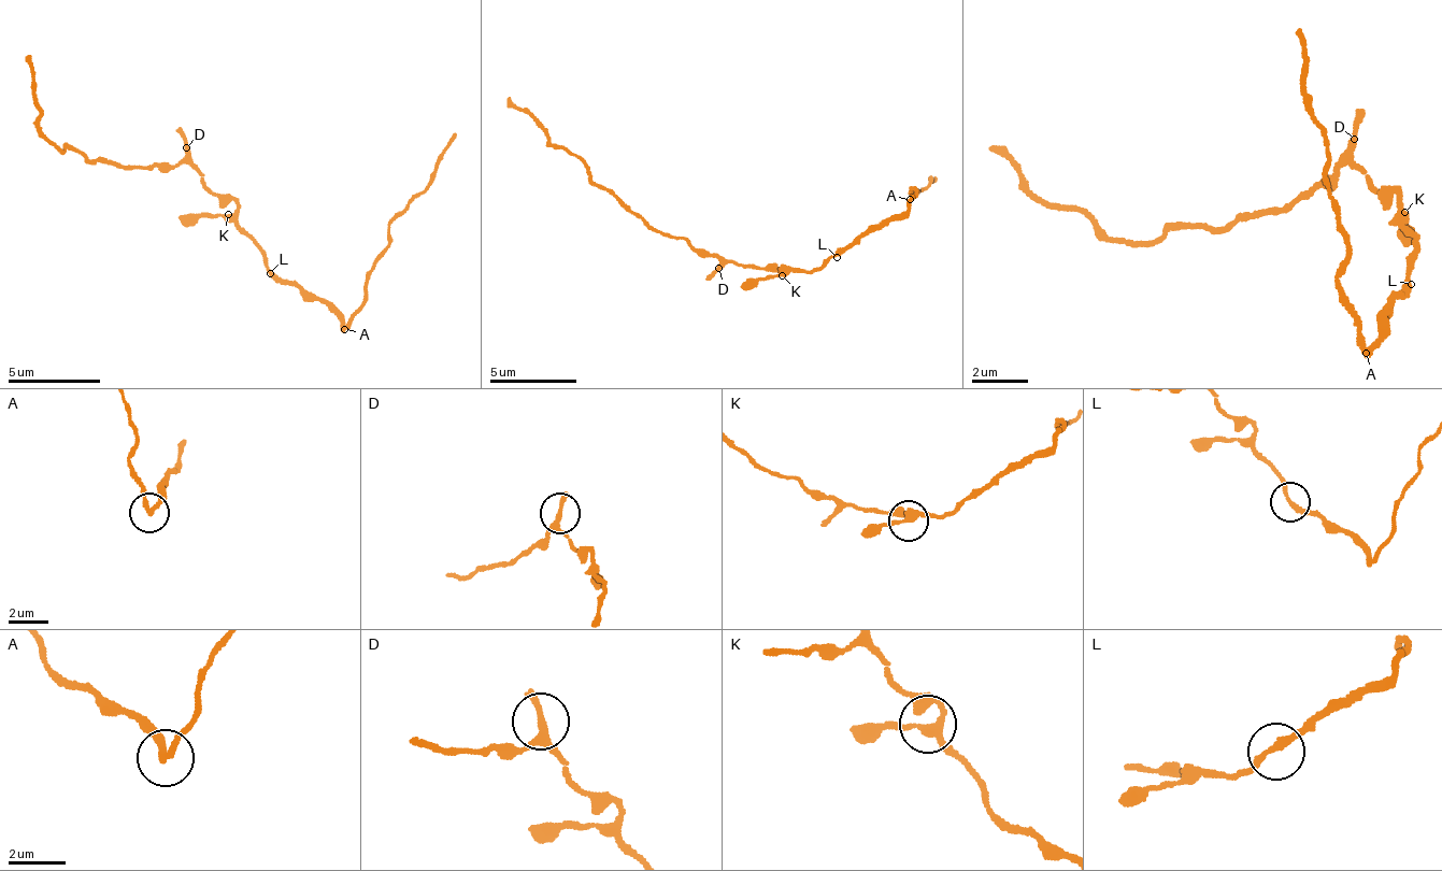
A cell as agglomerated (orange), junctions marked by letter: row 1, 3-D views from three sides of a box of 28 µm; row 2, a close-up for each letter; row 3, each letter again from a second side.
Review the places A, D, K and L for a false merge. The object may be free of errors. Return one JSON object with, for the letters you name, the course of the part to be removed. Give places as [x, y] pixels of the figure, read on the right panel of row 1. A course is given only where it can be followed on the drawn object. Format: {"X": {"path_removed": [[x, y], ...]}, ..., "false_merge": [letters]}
{"A": {"path_removed": [[1367, 352], [1348, 302], [1331, 212], [1331, 185], [1313, 116], [1297, 30]]}, "false_merge": ["A"]}

